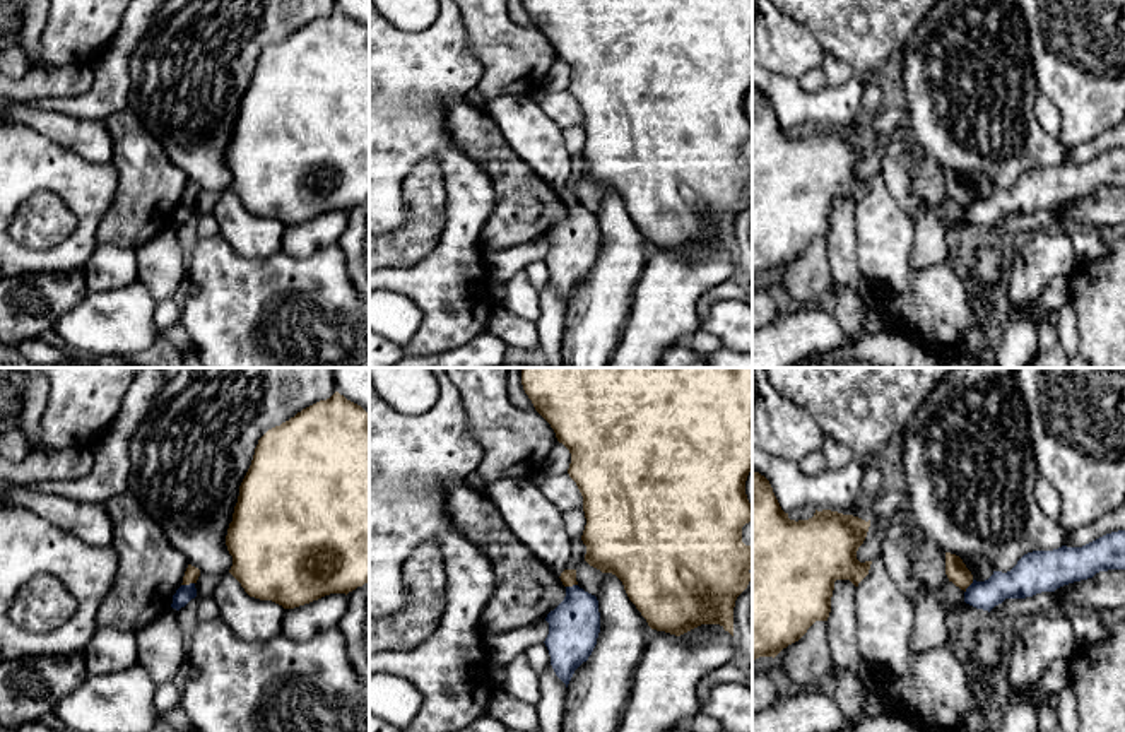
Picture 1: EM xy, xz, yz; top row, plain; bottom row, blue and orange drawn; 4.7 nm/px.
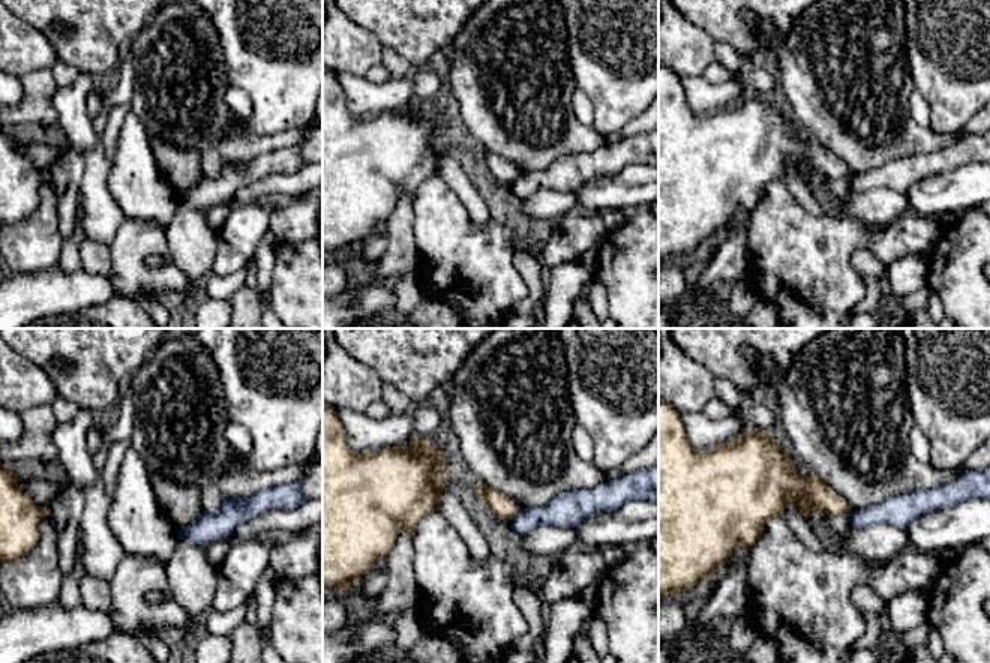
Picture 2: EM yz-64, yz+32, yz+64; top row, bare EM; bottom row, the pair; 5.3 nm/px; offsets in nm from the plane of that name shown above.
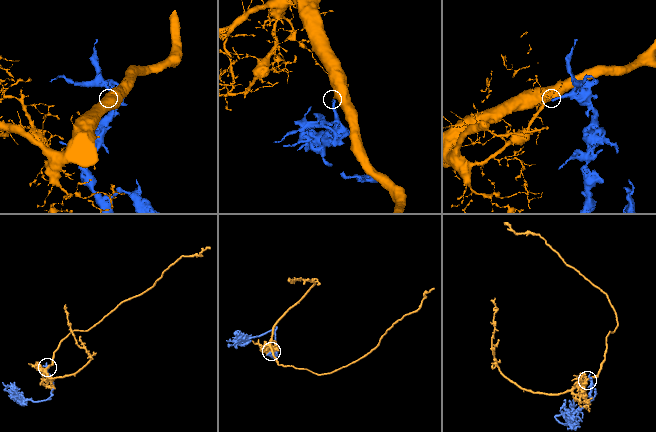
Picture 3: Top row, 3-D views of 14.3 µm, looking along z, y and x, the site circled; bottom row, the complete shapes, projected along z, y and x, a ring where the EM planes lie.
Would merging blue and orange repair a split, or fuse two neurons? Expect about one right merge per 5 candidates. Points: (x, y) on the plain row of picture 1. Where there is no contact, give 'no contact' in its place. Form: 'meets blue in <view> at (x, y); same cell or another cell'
meets blue in xy at (187, 202); another cell

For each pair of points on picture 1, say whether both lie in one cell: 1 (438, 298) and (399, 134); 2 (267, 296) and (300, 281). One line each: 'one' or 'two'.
1: one
2: one

